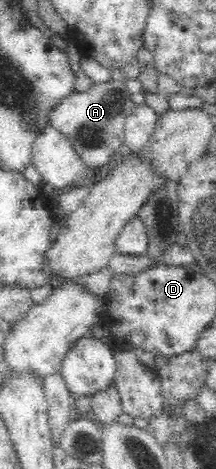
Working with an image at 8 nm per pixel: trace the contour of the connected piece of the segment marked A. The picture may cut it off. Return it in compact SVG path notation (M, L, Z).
M110 79L97 82L87 91L75 91L51 107L47 119L49 125L68 138L89 173L93 169L111 165L111 157L118 155L125 144L124 123L136 105L131 100L132 90L130 84Z

